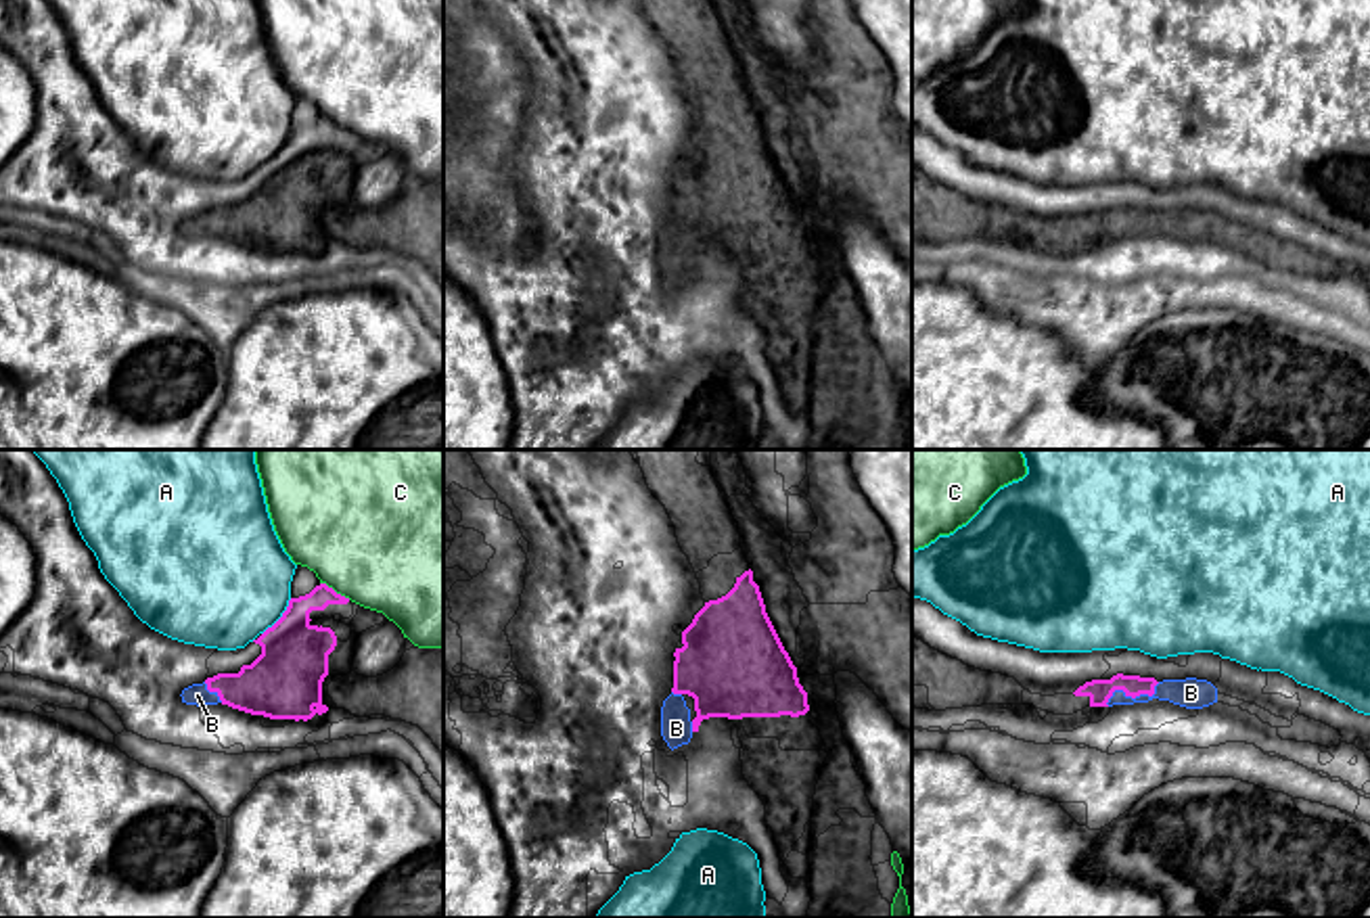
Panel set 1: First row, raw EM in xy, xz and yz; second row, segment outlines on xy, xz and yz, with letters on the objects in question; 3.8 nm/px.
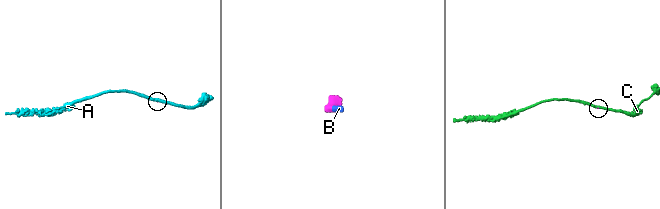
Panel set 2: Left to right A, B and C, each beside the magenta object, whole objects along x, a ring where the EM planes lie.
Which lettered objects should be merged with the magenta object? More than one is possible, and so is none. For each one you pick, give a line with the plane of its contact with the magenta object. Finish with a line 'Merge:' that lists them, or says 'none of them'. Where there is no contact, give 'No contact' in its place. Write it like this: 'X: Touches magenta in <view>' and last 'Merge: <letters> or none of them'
B: Touches magenta in yz
Merge: B

